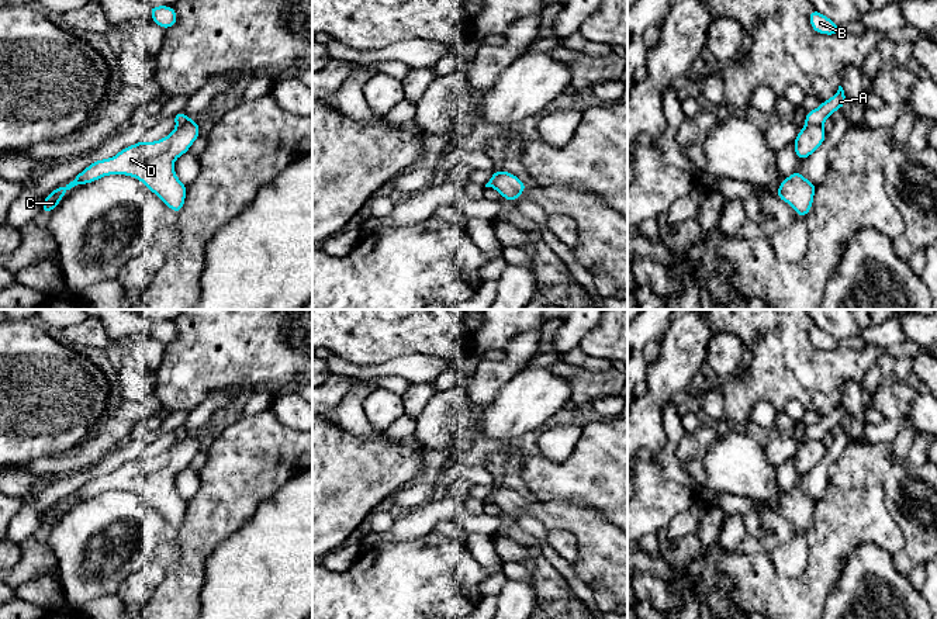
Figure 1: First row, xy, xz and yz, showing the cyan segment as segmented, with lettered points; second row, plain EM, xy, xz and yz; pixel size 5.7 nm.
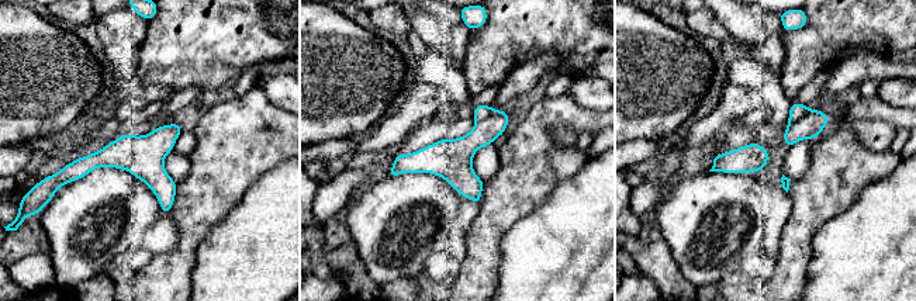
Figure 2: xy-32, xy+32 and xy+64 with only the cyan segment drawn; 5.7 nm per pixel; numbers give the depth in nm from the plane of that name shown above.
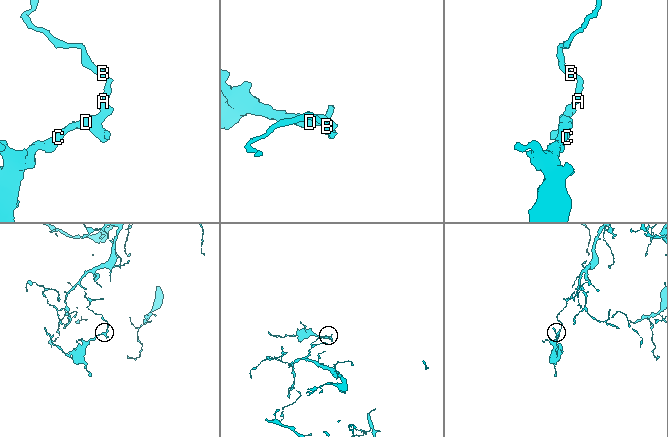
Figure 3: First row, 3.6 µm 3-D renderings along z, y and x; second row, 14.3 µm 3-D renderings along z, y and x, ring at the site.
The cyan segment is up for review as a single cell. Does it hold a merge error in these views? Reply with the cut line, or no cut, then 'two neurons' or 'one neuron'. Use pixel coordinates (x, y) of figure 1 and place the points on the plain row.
cut in yz along (805, 439), (820, 441); two neurons

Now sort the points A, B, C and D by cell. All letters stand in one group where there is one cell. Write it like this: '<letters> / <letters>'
A B / C D

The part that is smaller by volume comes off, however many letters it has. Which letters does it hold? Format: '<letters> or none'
C, D

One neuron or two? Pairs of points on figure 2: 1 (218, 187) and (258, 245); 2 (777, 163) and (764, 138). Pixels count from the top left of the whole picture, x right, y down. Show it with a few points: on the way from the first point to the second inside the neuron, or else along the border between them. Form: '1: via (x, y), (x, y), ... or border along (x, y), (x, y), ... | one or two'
1: border along (253, 182), (241, 200), (210, 231) | two
2: via (777, 158), (777, 151), (770, 144) | one

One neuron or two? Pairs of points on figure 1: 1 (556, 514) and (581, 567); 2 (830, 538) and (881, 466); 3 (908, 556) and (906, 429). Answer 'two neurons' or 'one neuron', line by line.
1: one neuron
2: two neurons
3: two neurons

